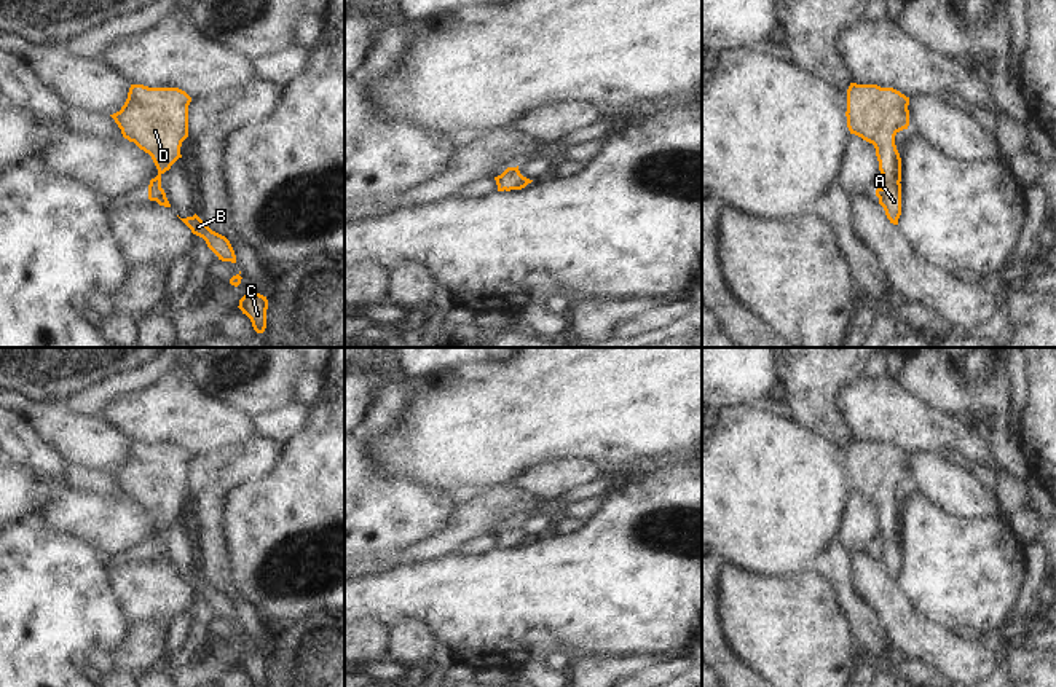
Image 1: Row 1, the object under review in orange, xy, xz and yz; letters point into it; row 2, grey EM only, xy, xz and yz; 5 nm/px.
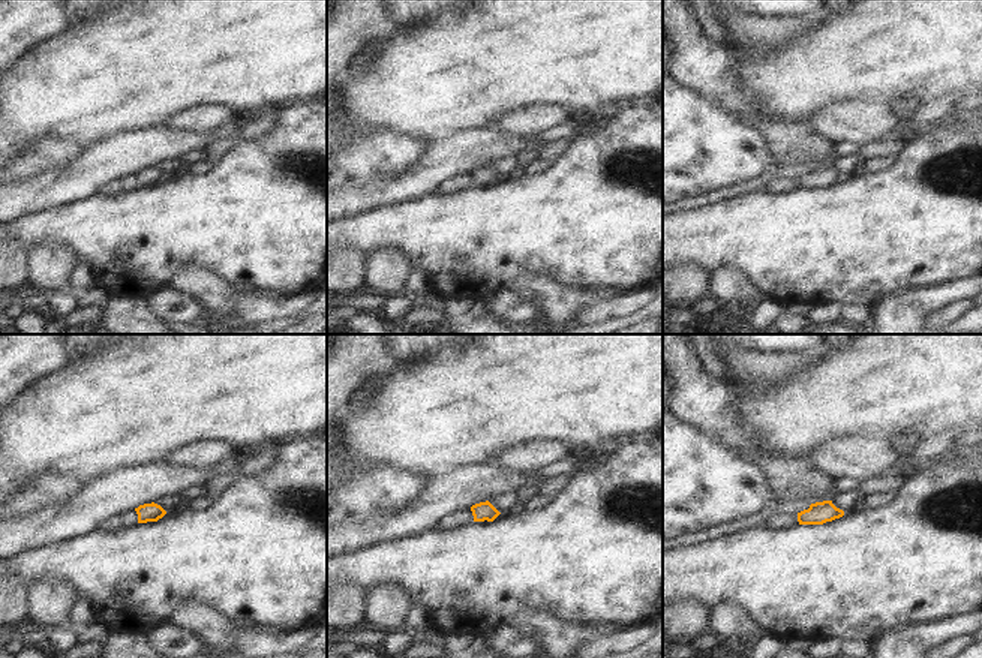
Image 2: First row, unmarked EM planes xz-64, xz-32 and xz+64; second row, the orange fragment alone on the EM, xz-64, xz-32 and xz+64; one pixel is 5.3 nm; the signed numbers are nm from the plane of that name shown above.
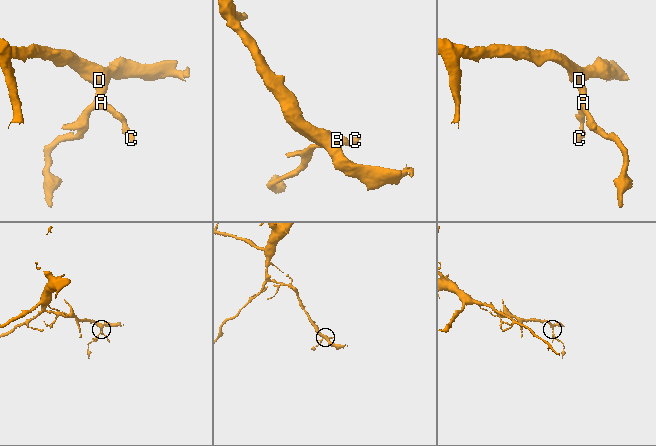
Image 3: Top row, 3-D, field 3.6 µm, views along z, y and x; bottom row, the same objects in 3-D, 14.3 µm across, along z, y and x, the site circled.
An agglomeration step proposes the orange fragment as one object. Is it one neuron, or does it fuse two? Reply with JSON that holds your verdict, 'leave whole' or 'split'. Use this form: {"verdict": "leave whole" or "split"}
{"verdict": "leave whole"}

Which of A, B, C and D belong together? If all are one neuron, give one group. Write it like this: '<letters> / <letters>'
A B C D

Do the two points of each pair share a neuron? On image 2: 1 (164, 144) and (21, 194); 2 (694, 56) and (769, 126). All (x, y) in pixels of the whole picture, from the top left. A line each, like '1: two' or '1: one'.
1: one
2: one

